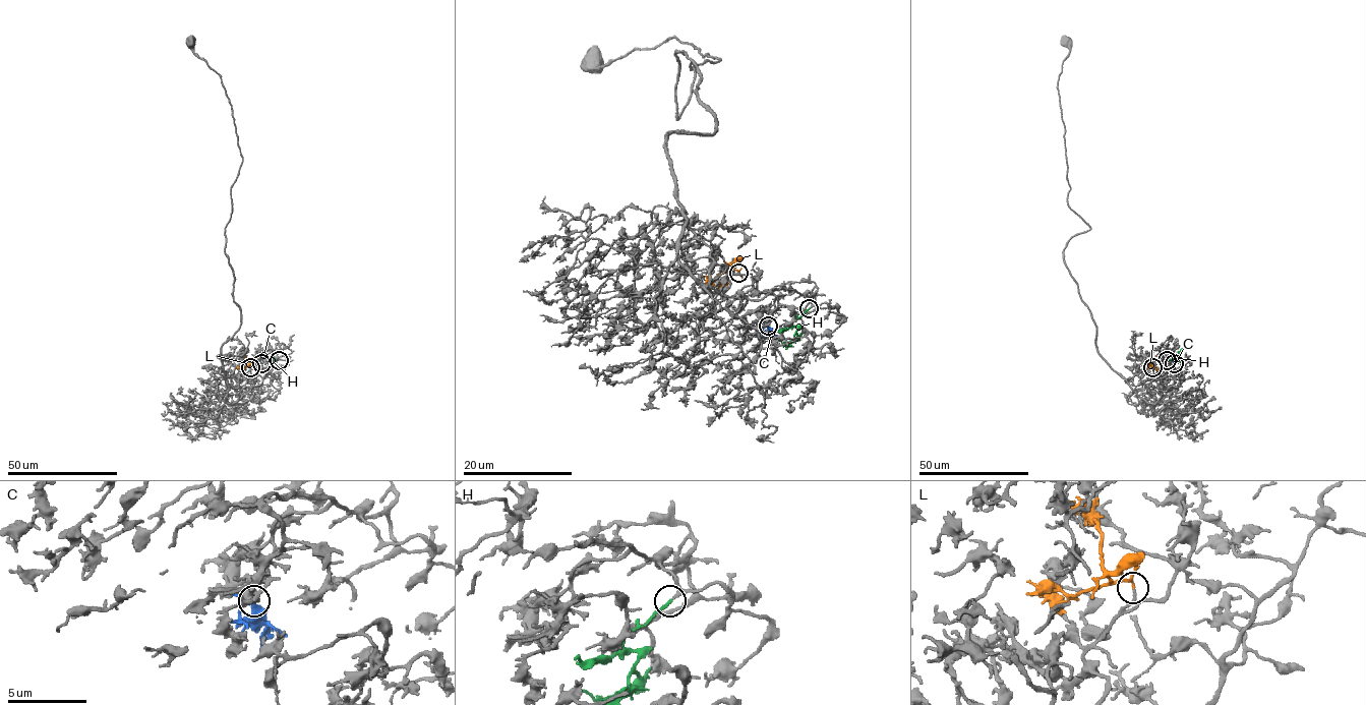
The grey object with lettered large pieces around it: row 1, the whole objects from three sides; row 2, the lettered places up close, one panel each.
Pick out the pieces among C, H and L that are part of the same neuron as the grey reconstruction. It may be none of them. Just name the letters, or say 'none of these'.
H, L

